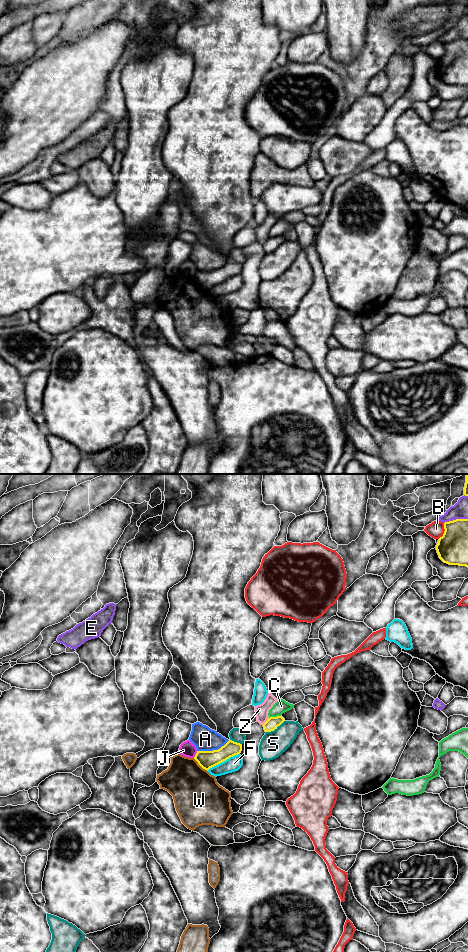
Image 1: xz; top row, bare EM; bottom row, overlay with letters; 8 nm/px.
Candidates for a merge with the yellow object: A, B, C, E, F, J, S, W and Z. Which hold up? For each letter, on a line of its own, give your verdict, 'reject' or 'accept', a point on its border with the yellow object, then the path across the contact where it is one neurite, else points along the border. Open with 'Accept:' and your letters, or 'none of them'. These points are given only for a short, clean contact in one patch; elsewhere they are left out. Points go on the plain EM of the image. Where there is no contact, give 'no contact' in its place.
Accept: none of them
A: reject; meets yellow in xz at (213, 270)
B: reject; meets yellow in xz at (444, 51)
C: reject; meets yellow in xz at (274, 237)
E: reject; meets yellow in xz at (456, 39)
F: reject; meets yellow in xz at (223, 281)
J: reject; meets yellow in xz at (196, 274); border along xz (197, 270), (193, 277)
S: reject; meets yellow in xz at (275, 248)
W: reject; meets yellow in xz at (200, 285)
Z: reject; meets yellow in xz at (266, 241); border along xz (269, 238), (262, 244)

